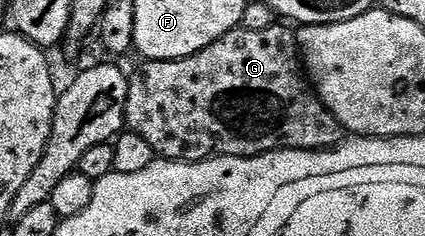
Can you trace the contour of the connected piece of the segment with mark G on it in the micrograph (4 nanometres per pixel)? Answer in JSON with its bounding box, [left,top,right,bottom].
[126,25,344,163]

